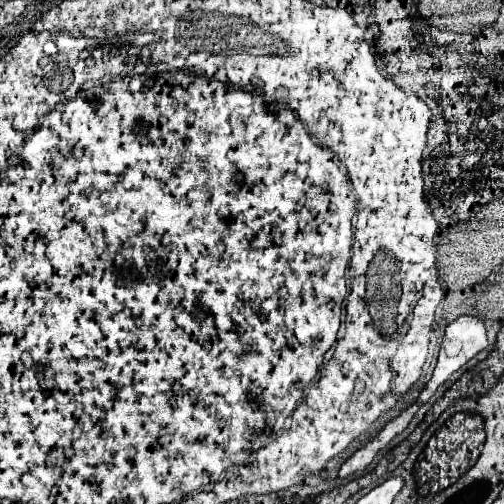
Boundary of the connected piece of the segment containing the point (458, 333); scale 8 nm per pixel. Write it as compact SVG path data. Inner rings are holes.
M460 315L456 321L452 321L446 327L446 335L442 339L438 363L434 369L434 375L430 383L422 389L418 397L418 405L426 403L434 391L452 375L456 373L464 363L468 363L472 357L476 357L480 351L484 351L488 345L486 337L486 325L480 317L474 315Z

